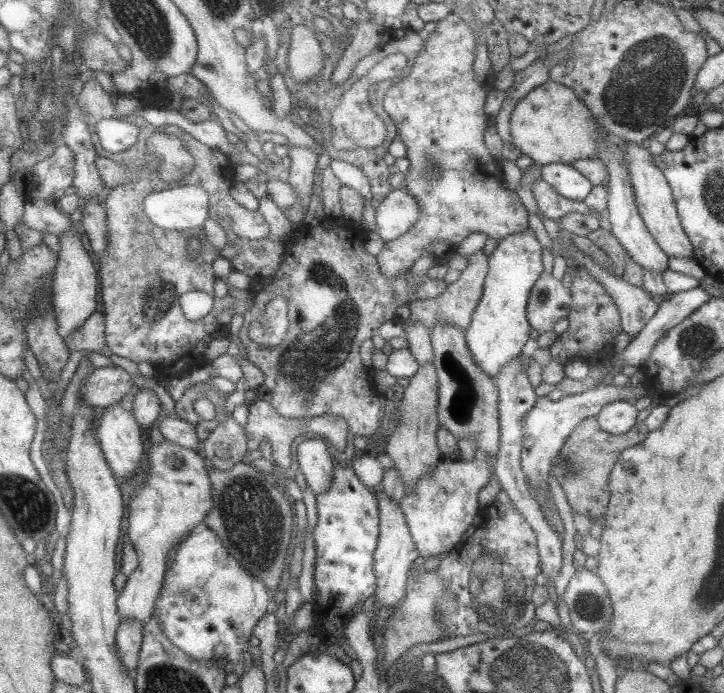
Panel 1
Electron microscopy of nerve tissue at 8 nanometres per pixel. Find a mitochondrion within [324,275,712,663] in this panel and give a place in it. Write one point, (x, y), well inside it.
(497, 597)

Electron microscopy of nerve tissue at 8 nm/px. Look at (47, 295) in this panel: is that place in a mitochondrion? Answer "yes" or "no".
no

